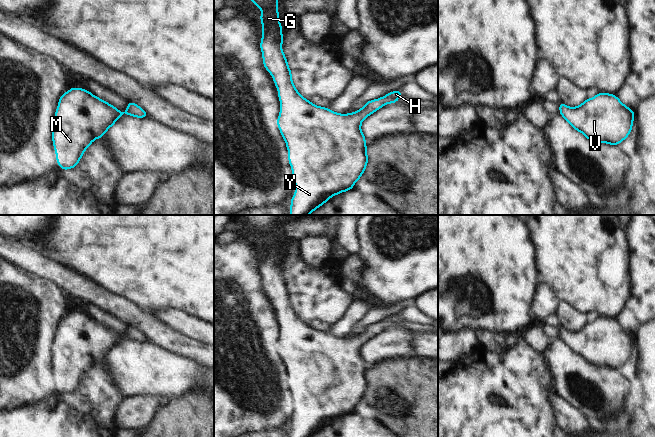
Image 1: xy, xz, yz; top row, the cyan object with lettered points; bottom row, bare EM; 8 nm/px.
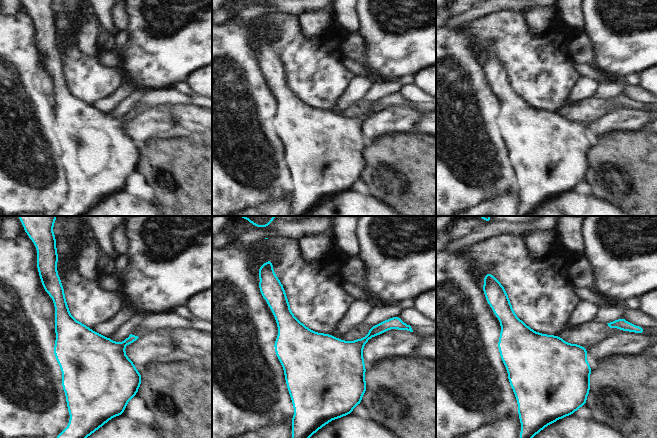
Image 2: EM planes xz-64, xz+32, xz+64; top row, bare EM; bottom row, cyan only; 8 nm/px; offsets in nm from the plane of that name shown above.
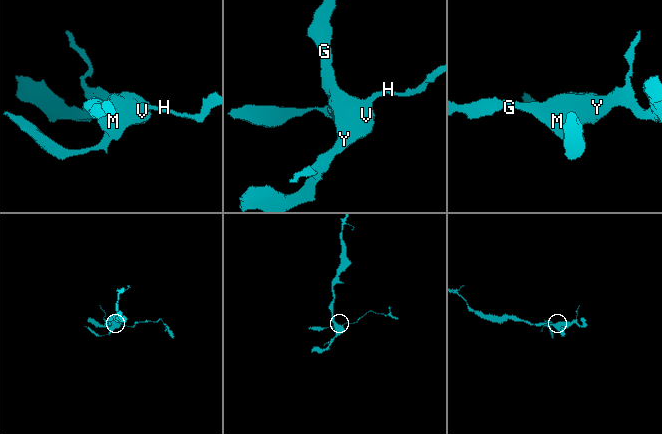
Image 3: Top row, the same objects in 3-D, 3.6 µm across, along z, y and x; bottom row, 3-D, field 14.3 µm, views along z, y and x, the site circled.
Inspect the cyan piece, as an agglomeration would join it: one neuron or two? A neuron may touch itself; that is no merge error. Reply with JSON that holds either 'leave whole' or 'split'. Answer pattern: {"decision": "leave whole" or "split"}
{"decision": "leave whole"}

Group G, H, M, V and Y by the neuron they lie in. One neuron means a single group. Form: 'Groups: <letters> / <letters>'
Groups: G H M V Y

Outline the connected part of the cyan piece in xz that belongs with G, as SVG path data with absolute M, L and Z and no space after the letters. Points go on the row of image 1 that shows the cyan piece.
M252 0L262 10L260 22L262 37L260 50L263 66L270 73L278 90L280 113L278 129L286 143L288 162L296 187L290 199L289 215L310 215L331 197L354 188L368 165L366 136L361 130L362 121L371 114L391 103L399 103L402 91L395 90L381 98L367 101L364 106L350 114L339 114L330 108L317 106L303 97L292 81L292 72L282 50L283 25L279 21L278 0Z

